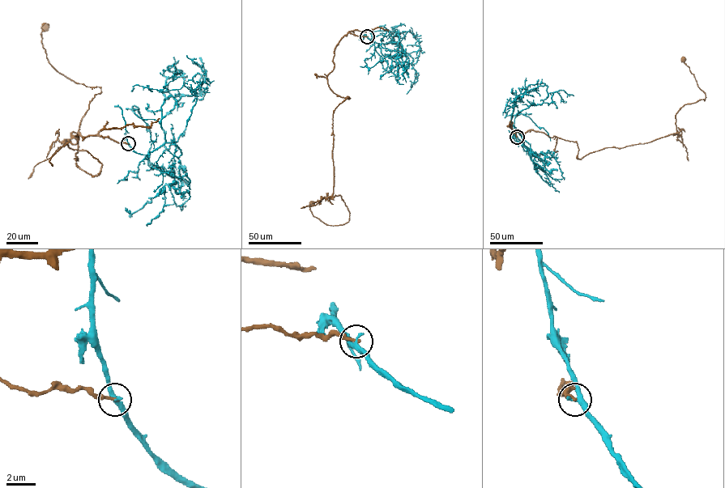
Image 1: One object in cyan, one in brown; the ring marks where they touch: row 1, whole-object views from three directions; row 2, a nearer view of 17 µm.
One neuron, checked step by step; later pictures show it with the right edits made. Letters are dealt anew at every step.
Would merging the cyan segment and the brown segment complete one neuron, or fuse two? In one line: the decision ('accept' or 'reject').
reject

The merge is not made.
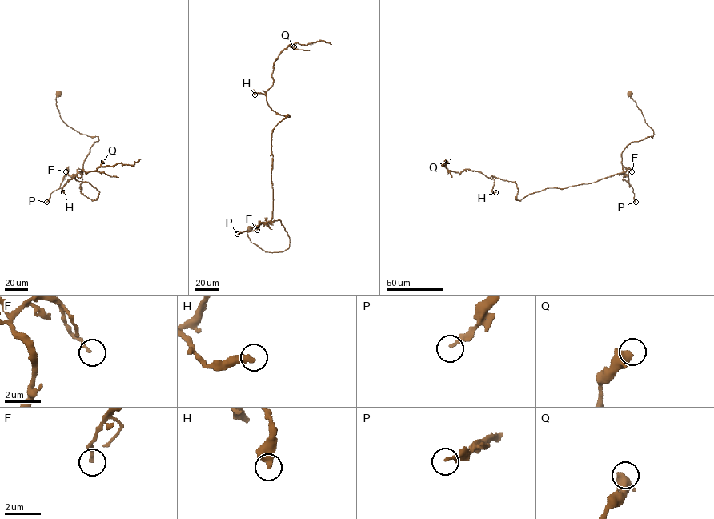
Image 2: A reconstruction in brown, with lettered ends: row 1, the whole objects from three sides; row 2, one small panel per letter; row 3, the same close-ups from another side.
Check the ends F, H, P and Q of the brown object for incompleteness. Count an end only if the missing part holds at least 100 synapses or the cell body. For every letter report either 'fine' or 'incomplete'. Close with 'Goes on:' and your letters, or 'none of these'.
F: fine
H: fine
P: fine
Q: fine
Goes on: none of these

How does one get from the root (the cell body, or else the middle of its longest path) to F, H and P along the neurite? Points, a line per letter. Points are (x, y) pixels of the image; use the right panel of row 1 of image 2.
F: (629, 93), (654, 133), (652, 136), (631, 142), (622, 152), (623, 173), (626, 176), (628, 167), (631, 171)
H: (629, 93), (654, 134), (626, 146), (622, 172), (520, 200), (515, 182), (495, 178), (495, 192)
P: (629, 93), (654, 133), (652, 136), (631, 142), (621, 154), (623, 178), (631, 187), (635, 202)

